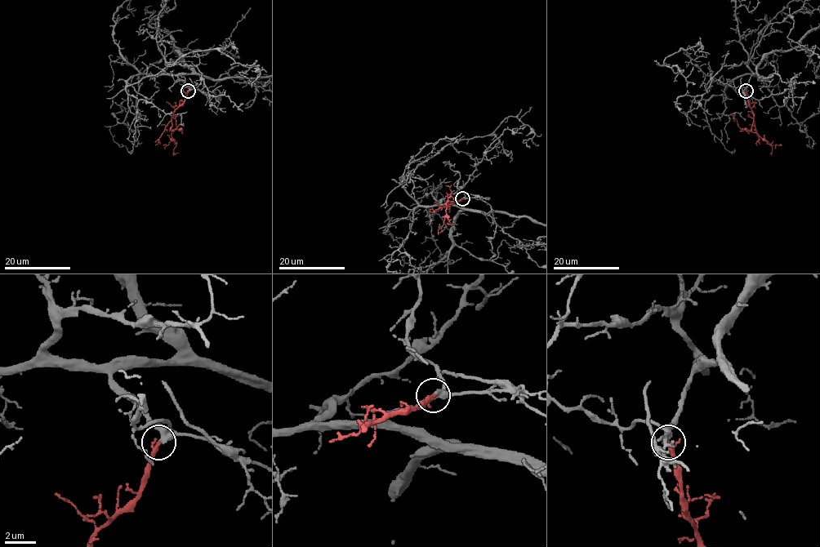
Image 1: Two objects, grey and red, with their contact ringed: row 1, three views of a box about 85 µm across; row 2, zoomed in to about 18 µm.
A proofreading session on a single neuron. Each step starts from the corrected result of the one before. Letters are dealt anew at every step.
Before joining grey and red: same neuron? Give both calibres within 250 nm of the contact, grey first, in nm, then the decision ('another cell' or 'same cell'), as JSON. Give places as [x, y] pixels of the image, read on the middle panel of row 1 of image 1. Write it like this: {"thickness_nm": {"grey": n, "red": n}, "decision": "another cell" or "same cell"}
{"thickness_nm": {"grey": 320, "red": 280}, "decision": "same cell"}

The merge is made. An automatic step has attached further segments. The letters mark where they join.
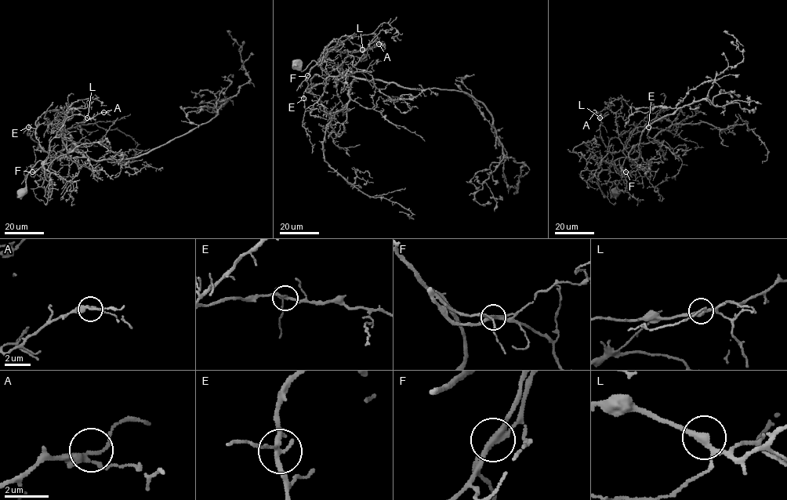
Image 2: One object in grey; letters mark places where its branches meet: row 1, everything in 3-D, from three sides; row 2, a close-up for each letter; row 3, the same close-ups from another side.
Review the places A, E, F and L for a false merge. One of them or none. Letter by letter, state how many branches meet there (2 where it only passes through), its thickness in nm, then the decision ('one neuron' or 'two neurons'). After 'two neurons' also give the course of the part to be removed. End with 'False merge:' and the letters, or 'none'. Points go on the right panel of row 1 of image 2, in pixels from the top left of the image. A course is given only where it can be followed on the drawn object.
A: 3 | 240 nm | one neuron
E: 3 | 220 nm | one neuron
F: 3 | 240 nm | two neurons | (625, 172), (620, 173), (614, 165), (612, 155), (600, 137), (601, 114), (599, 119), (596, 115)
L: 3 | 260 nm | one neuron
False merge: F

